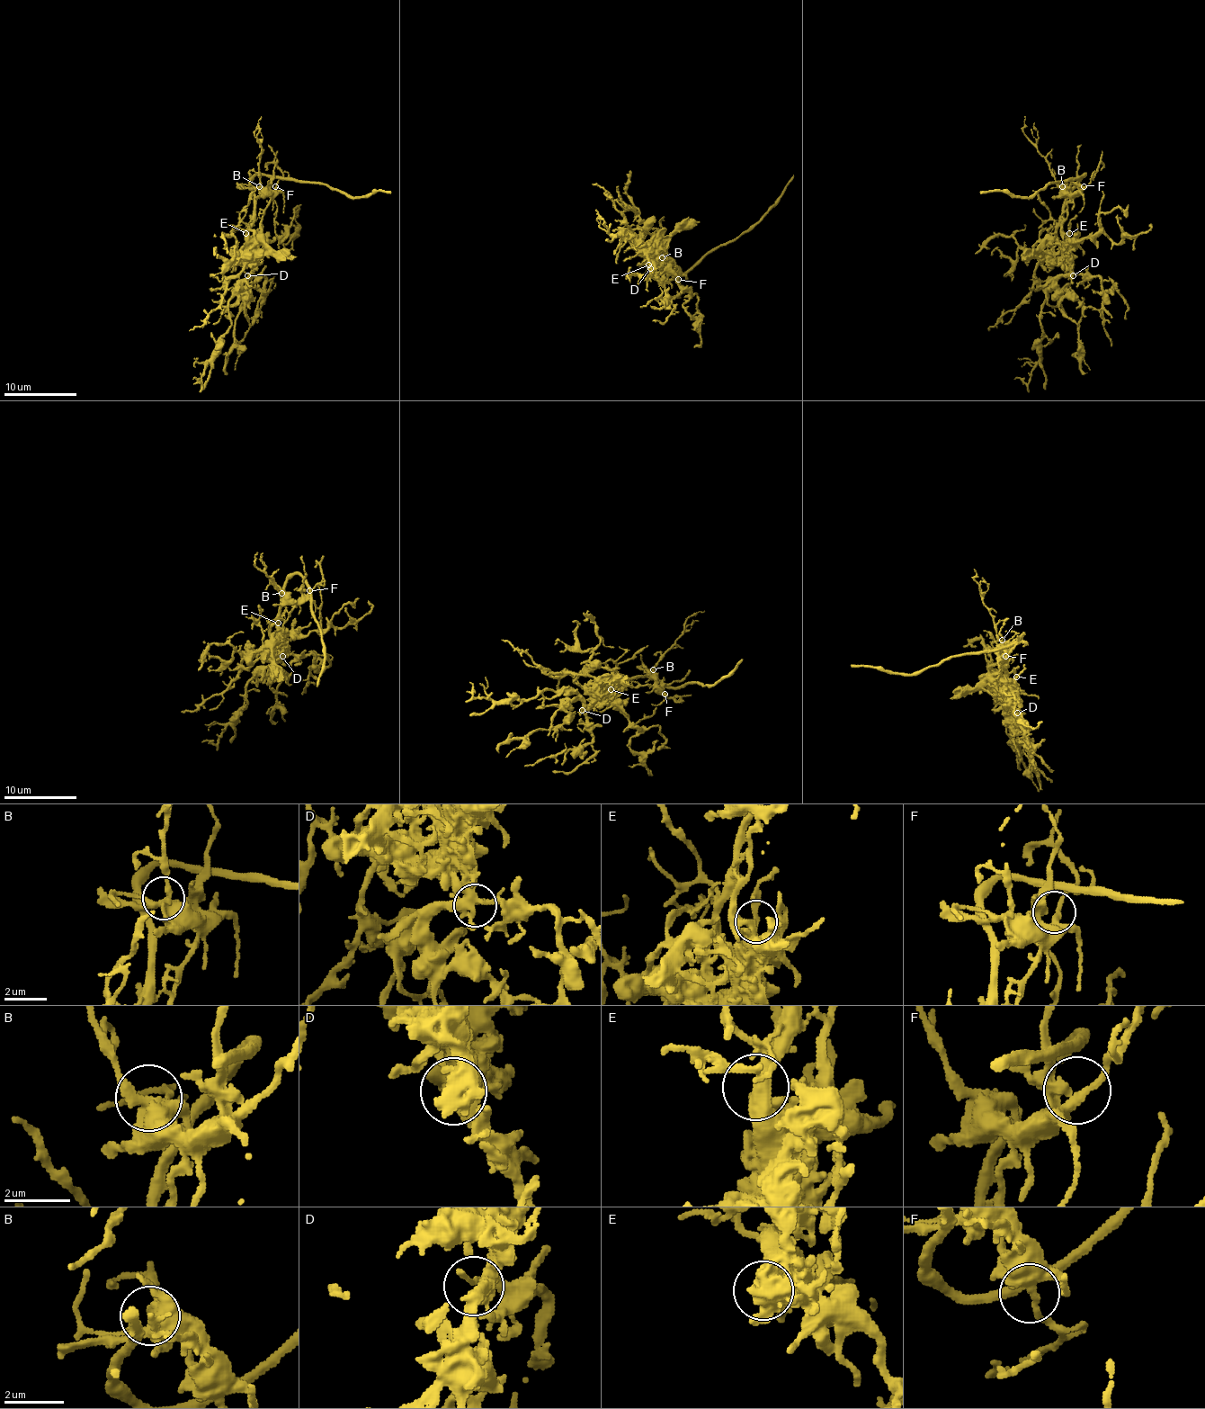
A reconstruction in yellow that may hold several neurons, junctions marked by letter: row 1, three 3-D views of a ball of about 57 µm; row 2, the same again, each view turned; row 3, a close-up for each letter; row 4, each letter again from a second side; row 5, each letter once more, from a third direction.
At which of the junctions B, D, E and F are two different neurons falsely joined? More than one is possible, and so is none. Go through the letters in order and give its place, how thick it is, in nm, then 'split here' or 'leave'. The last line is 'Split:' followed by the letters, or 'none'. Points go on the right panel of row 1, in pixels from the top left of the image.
B: (1062, 186) | 440 nm | leave
D: (1073, 275) | 90 nm | leave
E: (1069, 233) | 320 nm | leave
F: (1084, 186) | 280 nm | leave
Split: none

